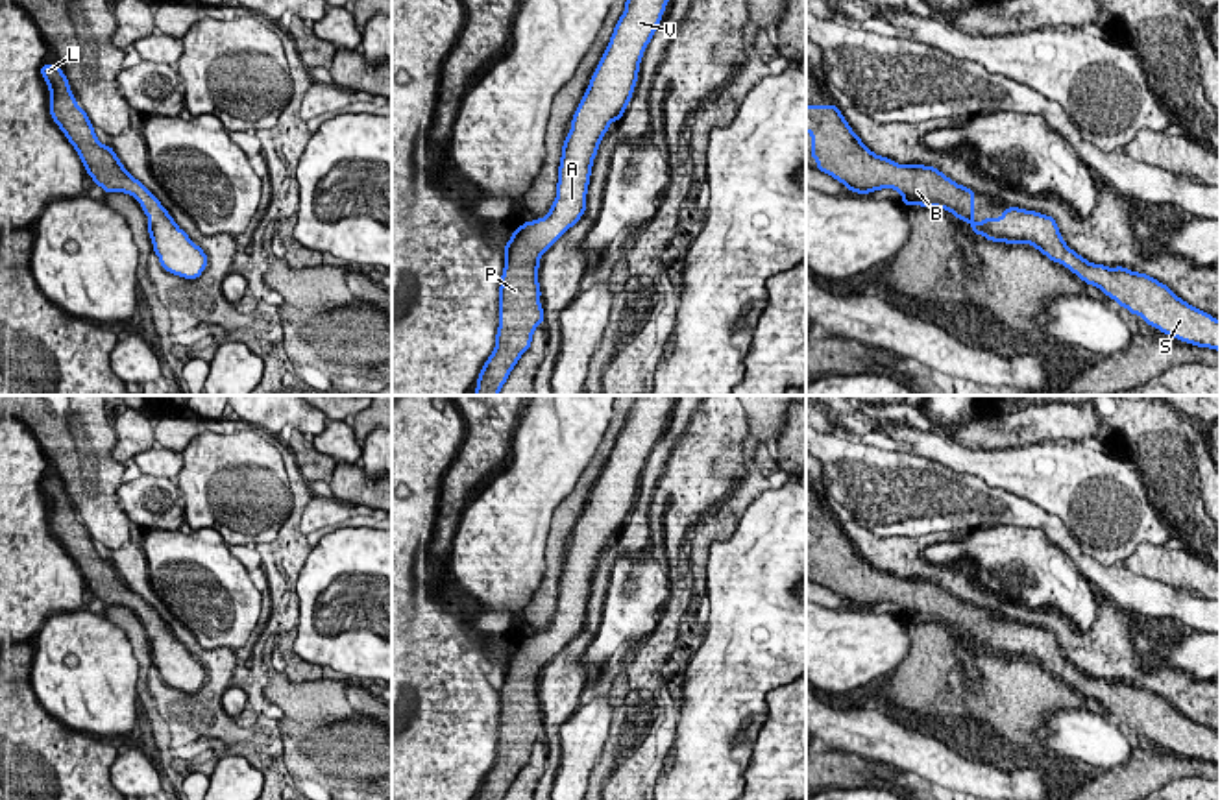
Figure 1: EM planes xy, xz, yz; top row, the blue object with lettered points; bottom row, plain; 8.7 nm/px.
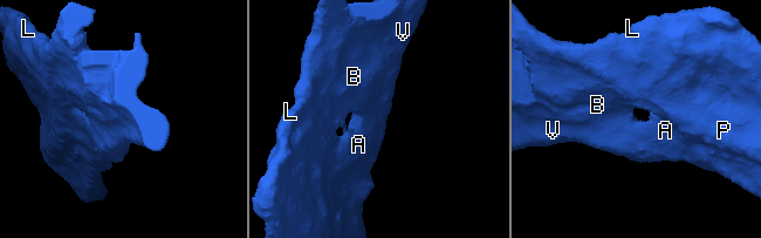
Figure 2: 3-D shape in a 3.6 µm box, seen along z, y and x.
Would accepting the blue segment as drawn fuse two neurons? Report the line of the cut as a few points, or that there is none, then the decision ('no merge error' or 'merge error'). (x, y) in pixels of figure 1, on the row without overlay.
no cut | no merge error

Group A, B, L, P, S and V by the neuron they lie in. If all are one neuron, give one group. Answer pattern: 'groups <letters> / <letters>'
groups A B L P S V

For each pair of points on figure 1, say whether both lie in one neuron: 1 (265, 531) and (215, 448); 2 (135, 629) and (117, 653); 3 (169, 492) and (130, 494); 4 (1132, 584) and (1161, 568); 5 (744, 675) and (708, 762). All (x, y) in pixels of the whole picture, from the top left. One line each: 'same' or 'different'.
1: same
2: different
3: same
4: different
5: same

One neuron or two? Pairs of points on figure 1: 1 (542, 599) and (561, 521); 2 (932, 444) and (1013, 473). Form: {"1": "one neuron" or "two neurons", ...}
{"1": "one neuron", "2": "one neuron"}

